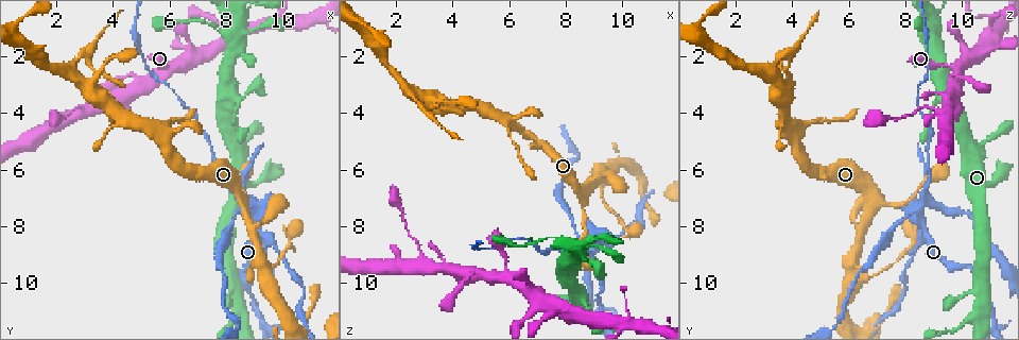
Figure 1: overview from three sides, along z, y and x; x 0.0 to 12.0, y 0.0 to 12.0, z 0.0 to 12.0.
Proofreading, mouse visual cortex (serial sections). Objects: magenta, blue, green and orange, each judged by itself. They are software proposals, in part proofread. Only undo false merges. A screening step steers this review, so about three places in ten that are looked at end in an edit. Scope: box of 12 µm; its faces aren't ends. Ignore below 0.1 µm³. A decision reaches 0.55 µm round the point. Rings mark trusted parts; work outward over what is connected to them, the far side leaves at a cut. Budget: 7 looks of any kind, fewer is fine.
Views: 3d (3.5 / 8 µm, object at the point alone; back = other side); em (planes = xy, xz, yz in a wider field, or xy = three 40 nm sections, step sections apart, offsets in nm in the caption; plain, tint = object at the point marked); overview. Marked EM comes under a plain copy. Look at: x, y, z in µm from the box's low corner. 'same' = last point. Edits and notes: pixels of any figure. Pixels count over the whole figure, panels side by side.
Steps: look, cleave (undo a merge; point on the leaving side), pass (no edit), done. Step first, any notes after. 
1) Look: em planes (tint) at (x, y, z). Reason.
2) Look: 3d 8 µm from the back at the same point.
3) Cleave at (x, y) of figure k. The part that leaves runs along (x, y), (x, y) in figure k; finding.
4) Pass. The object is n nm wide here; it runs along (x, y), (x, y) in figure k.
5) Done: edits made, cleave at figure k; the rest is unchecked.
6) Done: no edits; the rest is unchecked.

Look: 3d 3.5 µm at (2.8, 3.8, 8.8). Calibre changes.

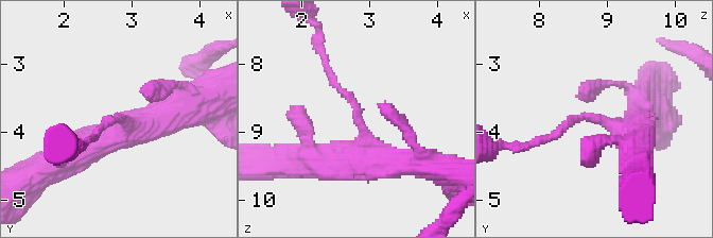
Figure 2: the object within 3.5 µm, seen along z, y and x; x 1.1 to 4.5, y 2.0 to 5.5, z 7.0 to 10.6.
Look: em xy step 5 (tint) at (2.80, 3.80, 8.70). The arms are 150, 400 nm wide; now the EM.

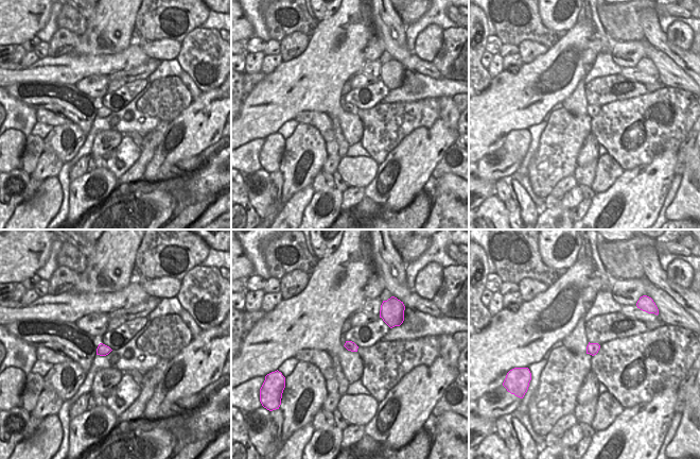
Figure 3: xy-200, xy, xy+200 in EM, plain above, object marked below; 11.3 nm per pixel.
Look: em xy step 2 (tint) at the same point. Another direction.

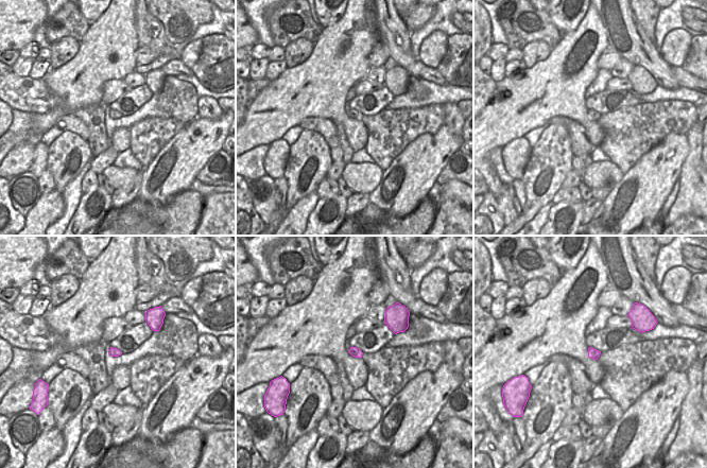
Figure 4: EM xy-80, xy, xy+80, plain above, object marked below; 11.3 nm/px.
Pass. It runs along (386, 164), (324, 60) in figure 2; one cell here.

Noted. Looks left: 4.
Look: 3d 3.5 µm at (2.6, 2.4, 3.4). Sharp bend.

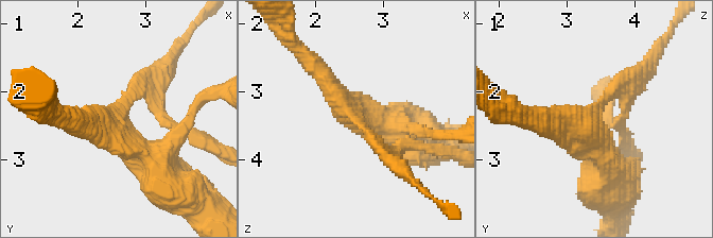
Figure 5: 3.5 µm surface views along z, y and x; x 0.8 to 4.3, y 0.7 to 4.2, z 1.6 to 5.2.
Look: em xy step 3 (tint) at (2.60, 2.40, 3.45).

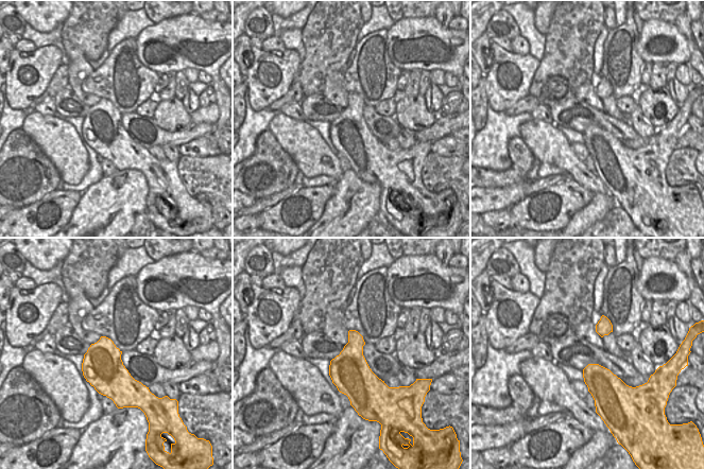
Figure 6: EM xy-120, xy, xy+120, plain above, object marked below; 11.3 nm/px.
Cleave at (633, 84) of figure 5. Two cells meet here.

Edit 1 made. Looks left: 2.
Done: edits made, cleave at figure 5; the rest is unchecked.

